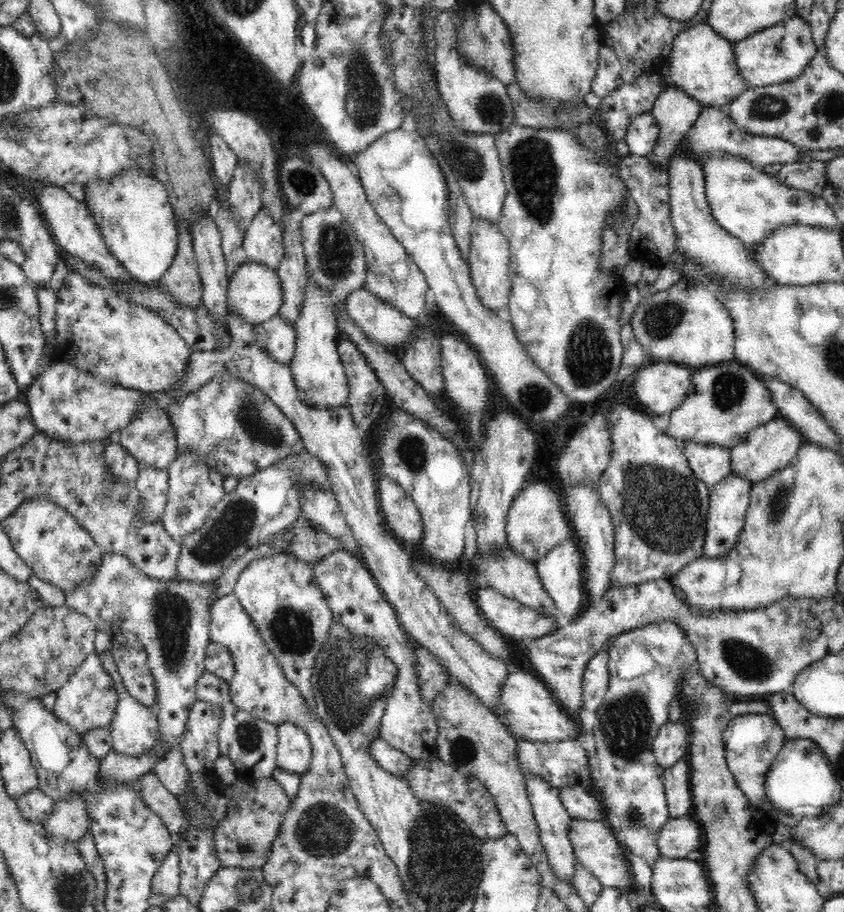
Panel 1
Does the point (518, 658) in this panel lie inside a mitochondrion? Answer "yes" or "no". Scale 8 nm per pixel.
no

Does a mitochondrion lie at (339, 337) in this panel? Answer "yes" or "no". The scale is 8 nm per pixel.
no

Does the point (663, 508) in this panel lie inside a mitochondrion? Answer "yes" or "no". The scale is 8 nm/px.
yes

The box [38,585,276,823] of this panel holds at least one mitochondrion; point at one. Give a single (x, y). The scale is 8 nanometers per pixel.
(171, 610)

